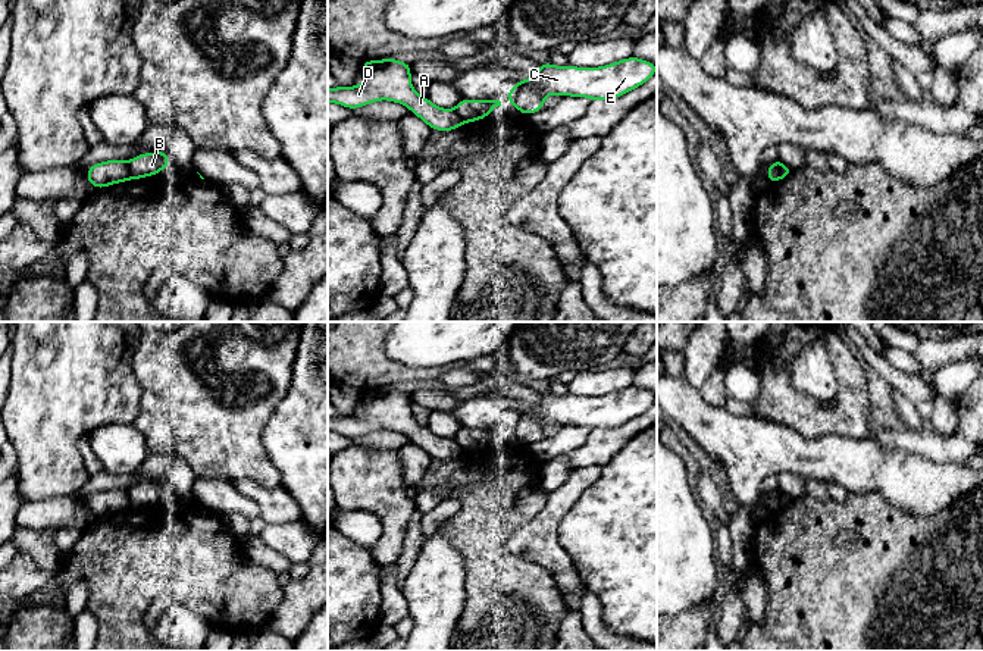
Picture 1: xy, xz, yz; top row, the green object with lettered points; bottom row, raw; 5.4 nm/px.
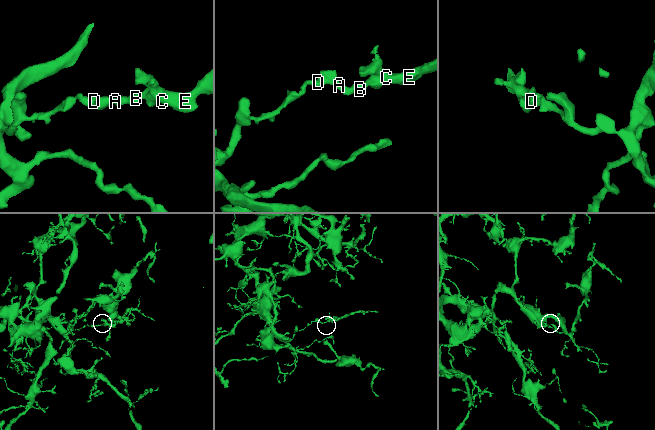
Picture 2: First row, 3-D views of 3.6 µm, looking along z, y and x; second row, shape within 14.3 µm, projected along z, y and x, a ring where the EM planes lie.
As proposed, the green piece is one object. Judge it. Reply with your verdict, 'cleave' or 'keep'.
cleave

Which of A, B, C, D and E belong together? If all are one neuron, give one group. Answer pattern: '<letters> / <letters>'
A D / B C E

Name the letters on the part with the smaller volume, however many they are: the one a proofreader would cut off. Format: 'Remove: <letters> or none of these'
Remove: B, C, E

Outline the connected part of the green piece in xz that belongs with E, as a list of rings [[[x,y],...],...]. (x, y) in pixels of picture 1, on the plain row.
[[[630,385],[601,397],[554,395],[551,391],[539,394],[538,400],[526,411],[523,406],[507,422],[507,429],[523,444],[532,444],[544,438],[548,423],[558,426],[588,426],[611,429],[645,413],[657,400],[652,391]]]

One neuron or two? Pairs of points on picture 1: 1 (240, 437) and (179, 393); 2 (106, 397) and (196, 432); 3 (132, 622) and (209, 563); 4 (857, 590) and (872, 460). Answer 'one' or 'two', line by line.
1: one
2: two
3: one
4: two

